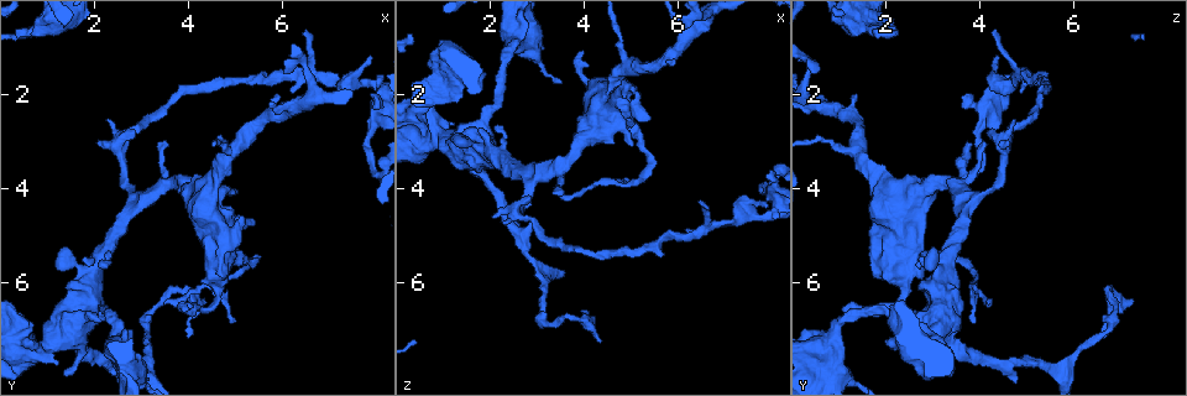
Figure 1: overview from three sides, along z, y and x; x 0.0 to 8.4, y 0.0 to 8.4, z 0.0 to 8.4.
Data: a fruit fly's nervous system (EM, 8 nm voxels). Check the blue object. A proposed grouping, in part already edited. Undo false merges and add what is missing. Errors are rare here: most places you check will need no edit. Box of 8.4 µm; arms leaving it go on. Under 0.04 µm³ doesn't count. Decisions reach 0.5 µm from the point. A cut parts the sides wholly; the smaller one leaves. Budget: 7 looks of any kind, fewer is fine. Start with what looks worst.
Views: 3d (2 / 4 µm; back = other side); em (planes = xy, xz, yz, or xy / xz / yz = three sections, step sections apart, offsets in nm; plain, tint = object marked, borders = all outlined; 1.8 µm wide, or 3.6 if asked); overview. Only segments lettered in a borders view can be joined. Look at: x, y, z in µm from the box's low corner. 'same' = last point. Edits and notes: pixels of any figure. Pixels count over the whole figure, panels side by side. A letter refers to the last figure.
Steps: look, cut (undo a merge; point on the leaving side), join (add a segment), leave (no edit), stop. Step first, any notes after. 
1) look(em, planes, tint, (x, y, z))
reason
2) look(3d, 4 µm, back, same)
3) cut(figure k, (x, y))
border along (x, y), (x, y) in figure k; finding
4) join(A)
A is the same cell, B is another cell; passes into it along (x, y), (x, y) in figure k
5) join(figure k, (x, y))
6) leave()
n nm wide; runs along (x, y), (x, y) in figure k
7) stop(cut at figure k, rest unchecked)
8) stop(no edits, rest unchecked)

look(3d, 2 µm, (7.80, 1.80, 4.60))
sharp bend

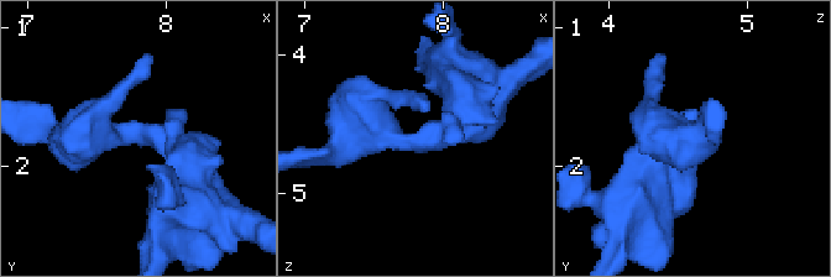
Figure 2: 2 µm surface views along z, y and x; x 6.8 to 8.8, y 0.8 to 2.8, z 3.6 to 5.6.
look(em, yz, step 16, tint, (7.86, 1.82, 4.62))
now the EM

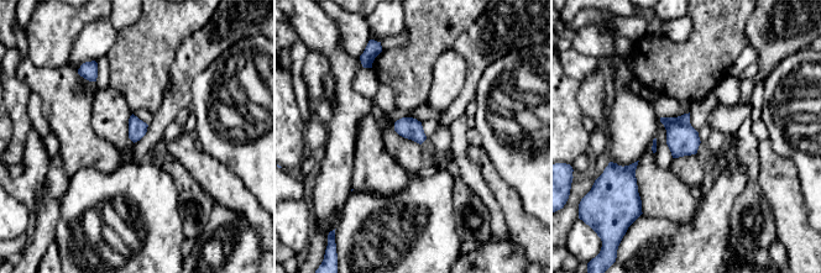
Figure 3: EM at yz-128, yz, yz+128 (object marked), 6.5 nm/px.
look(em, xz, step 4, borders, same)

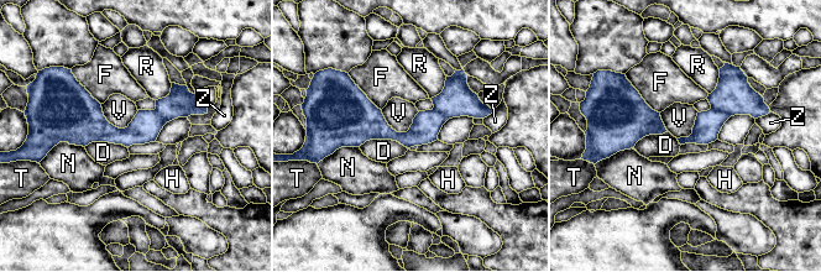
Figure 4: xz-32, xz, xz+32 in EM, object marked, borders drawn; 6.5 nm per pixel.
leave()
F touches over 340 nm; D, F, H, N, R, T, V and Z are other cells; one neuron here

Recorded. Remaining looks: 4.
look(em, yz, step 16, tint, (0.60, 7.45, 2.90))
three-way junction

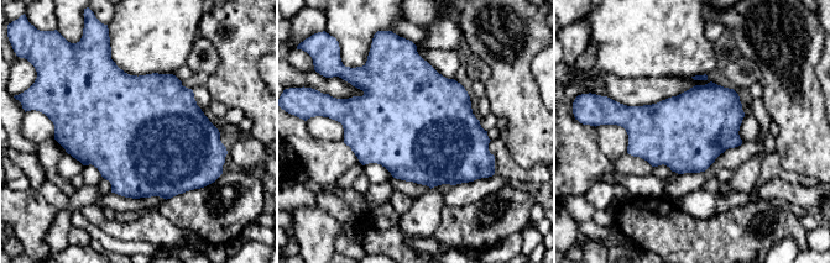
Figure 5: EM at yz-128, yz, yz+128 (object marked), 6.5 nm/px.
look(em, planes, tint, same)
cut it another way

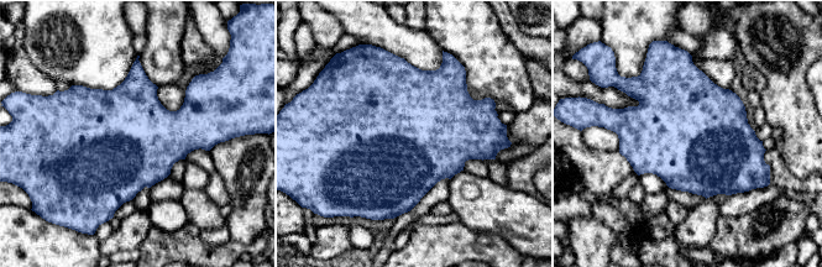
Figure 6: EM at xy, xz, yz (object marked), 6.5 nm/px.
look(em, planes, borders, same)
see the neighbours

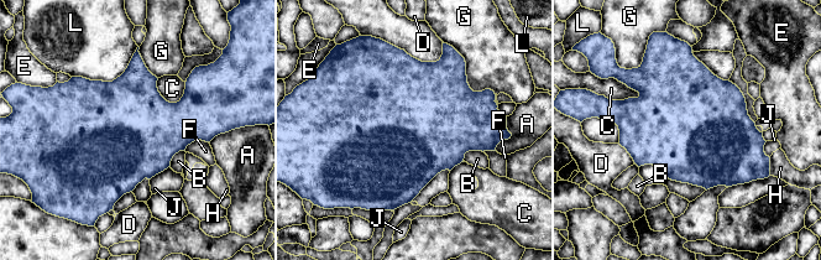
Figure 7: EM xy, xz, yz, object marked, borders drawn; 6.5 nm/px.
leave()
L touches over 480 nm; A, B, C, D, E, F, G, H, J and L are other cells; border along (157, 78), (167, 100), (181, 99) in figure 7; all the same neuron

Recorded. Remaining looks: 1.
look(em, planes, borders, (4.00, 6.55, 1.10))
thin end

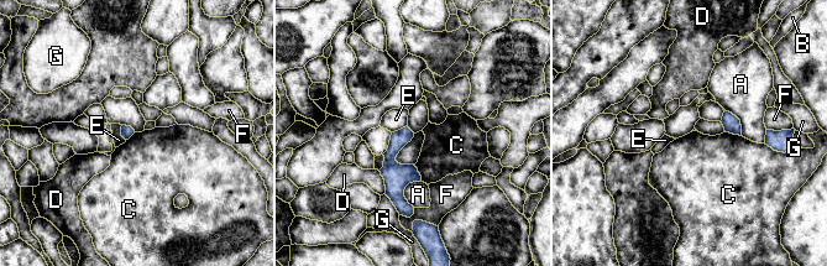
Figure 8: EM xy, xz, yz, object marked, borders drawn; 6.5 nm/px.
leave()
A, B, C, D, E, F and G are other cells; none of them fits

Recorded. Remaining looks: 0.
stop(no edits, rest unchecked)

